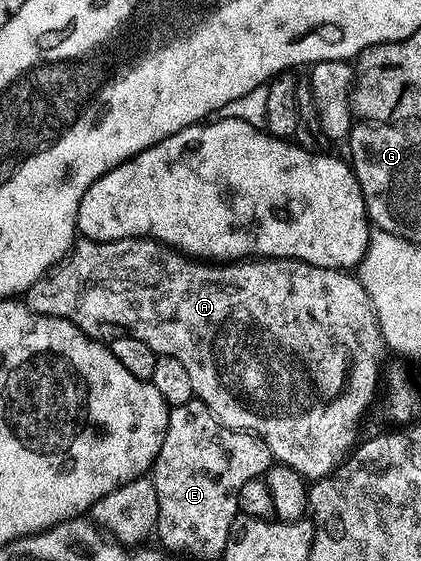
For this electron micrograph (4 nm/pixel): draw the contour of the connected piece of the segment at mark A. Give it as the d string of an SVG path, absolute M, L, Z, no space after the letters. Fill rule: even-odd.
M125 237L119 241L87 241L79 240L62 260L51 269L24 294L24 304L33 313L68 319L76 327L91 335L97 334L101 325L115 325L115 330L125 331L129 336L148 343L152 351L163 357L180 359L184 363L188 375L192 379L192 387L196 390L197 400L203 401L212 411L212 415L229 429L245 429L247 433L256 433L270 449L270 456L275 462L292 467L307 479L329 477L340 462L355 448L358 437L358 420L366 413L366 408L374 401L374 392L380 389L380 373L378 364L384 354L382 332L374 314L372 303L358 282L357 276L340 269L325 269L309 265L303 261L275 257L273 259L243 259L233 263L207 263L202 259L191 259L177 249L172 249L160 241L148 237Z

